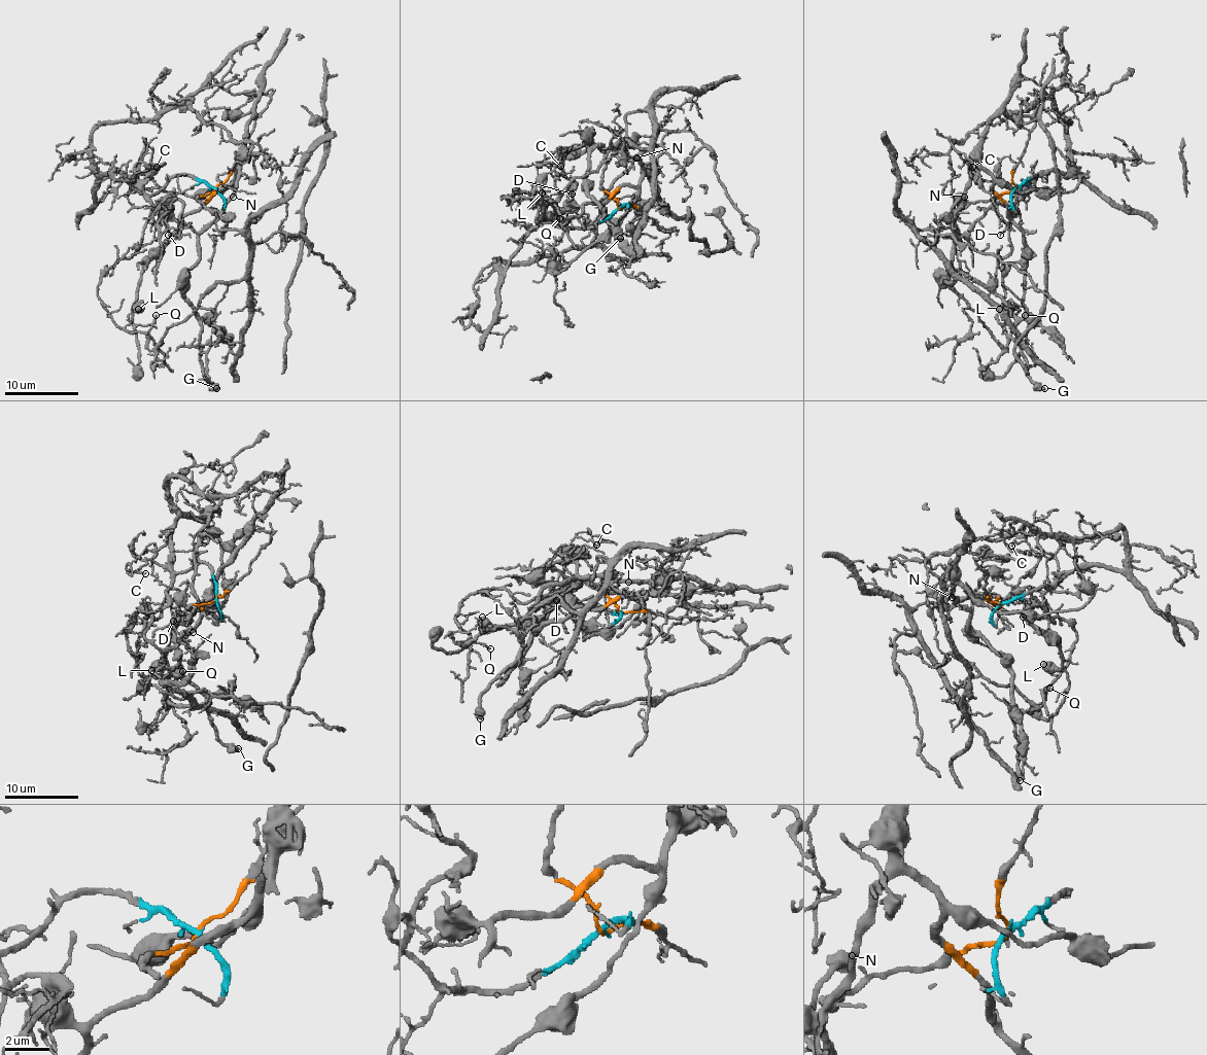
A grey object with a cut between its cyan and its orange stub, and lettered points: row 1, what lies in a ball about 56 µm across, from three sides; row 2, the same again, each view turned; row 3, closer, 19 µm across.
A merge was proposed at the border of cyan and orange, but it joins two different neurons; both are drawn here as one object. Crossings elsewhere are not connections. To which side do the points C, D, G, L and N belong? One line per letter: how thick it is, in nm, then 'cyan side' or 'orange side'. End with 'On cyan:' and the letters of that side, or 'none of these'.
C: calibre 120 nm; cyan side
D: calibre 150 nm; orange side
G: calibre 500 nm; orange side
L: calibre 700 nm; orange side
N: calibre 320 nm; orange side
On cyan: C

